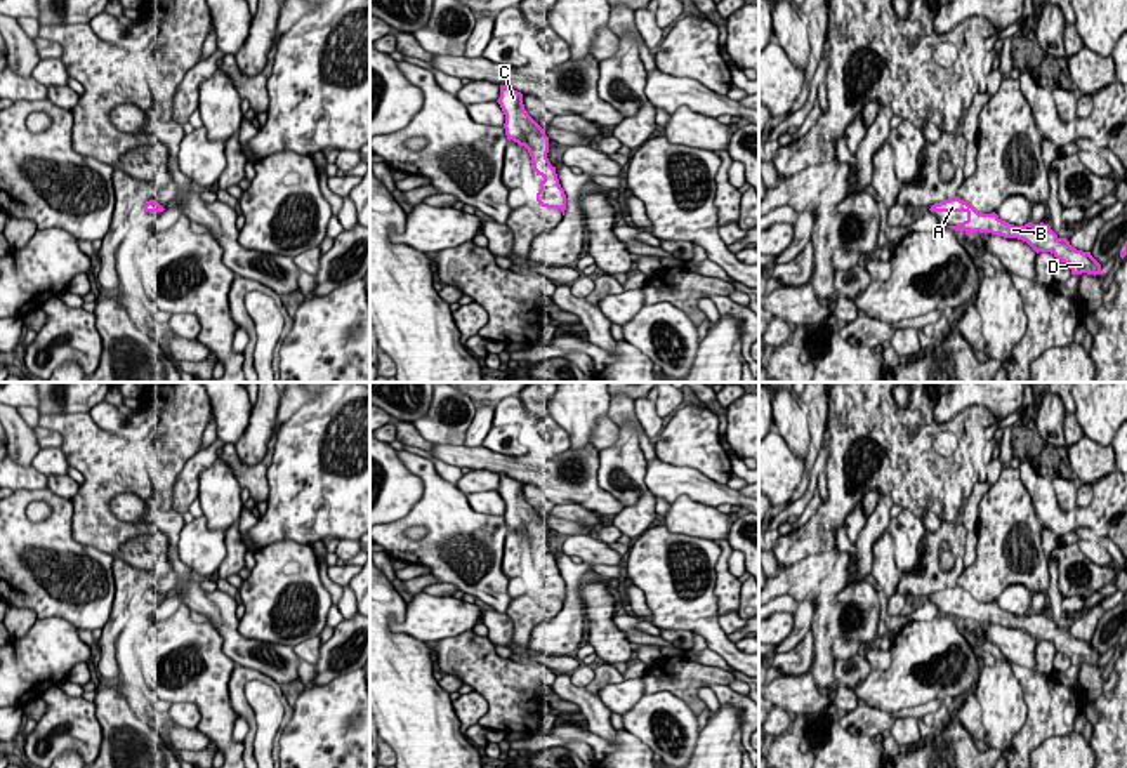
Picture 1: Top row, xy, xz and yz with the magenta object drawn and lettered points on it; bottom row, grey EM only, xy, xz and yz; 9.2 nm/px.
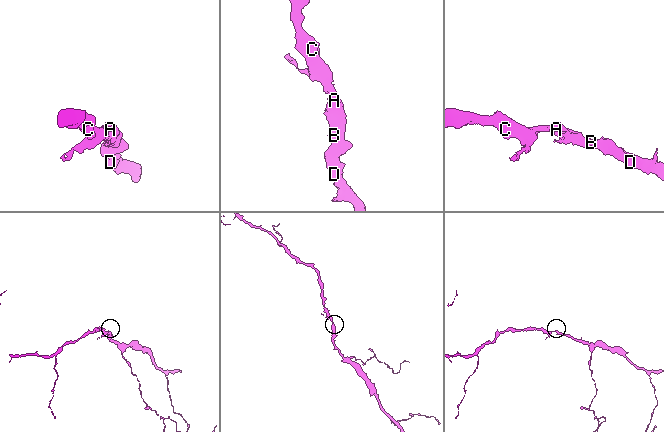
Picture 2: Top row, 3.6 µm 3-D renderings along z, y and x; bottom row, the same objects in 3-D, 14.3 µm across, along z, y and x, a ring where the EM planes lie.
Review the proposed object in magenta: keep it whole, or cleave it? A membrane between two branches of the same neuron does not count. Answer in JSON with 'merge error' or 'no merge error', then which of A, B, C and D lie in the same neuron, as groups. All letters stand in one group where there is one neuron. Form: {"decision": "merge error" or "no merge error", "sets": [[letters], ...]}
{"decision": "no merge error", "sets": [["A", "B", "C", "D"]]}

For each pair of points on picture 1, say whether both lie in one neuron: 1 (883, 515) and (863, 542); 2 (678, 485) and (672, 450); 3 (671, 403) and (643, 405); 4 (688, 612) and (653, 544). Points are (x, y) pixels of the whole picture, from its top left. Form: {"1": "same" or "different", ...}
{"1": "same", "2": "different", "3": "different", "4": "same"}

